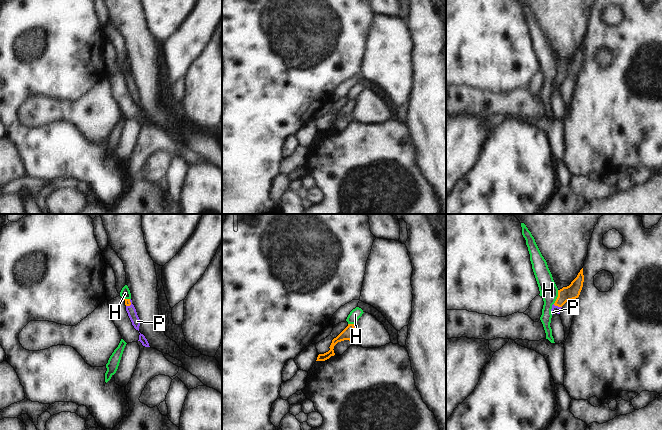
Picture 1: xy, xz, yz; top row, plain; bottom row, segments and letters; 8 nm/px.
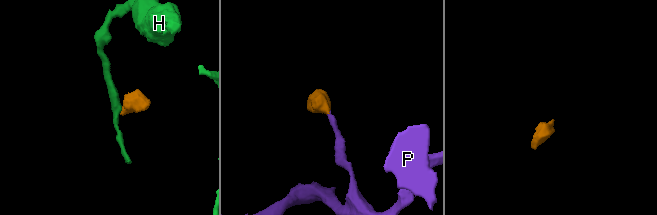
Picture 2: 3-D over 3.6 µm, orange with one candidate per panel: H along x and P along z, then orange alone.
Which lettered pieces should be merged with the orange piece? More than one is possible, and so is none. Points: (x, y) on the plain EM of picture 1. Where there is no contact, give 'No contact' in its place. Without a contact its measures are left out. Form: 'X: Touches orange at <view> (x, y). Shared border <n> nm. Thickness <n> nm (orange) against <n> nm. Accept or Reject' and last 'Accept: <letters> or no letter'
H: Touches orange at yz (557, 73). Shared border 120 nm. Thickness 120 nm (orange) against 140 nm. Reject
P: Touches orange at yz (557, 81). Shared border 80 nm. Thickness 120 nm (orange) against 60 nm. Accept
Accept: P.

